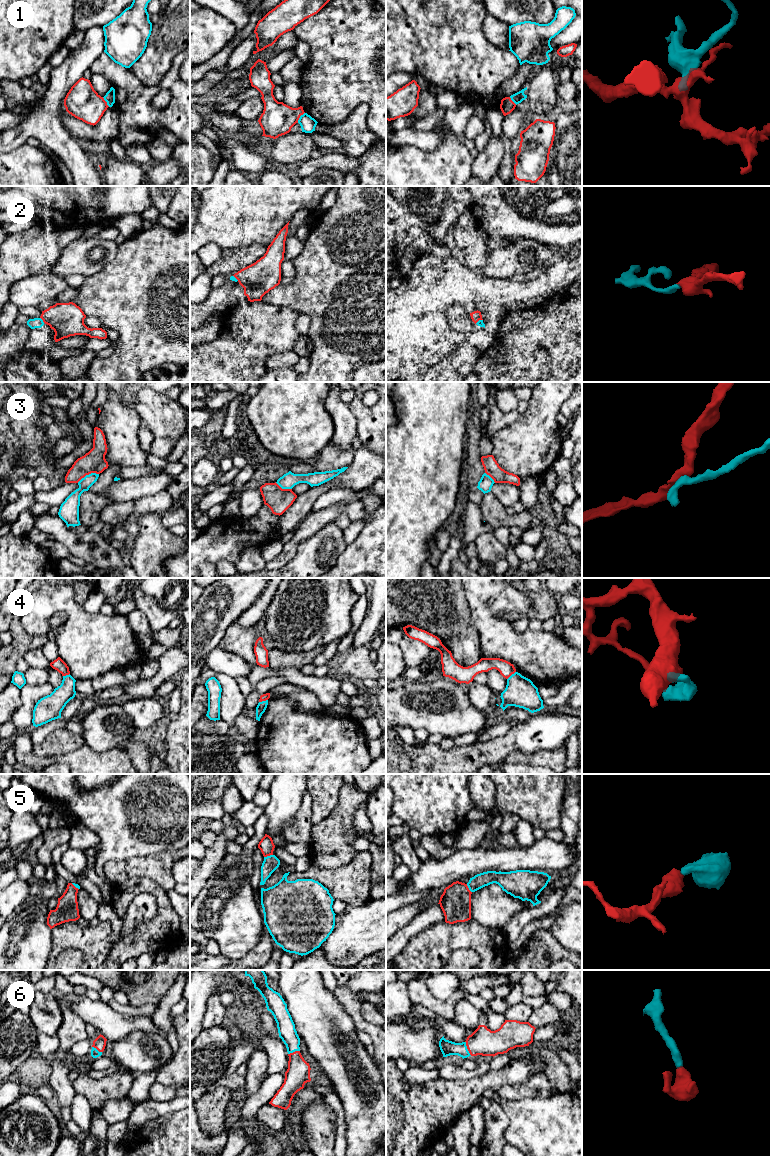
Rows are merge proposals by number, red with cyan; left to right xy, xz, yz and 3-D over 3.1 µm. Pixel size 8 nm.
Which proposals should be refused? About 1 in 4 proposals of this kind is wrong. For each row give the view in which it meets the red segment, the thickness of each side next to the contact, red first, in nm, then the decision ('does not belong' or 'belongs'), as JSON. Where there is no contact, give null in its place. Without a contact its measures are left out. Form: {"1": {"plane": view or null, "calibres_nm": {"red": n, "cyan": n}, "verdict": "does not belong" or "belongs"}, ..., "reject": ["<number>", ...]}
{"1": {"plane": "xz", "calibres_nm": {"red": 260, "cyan": 120}, "verdict": "does not belong"}, "2": {"plane": "xy", "calibres_nm": {"red": 280, "cyan": 80}, "verdict": "belongs"}, "3": {"plane": "xy", "calibres_nm": {"red": 180, "cyan": 110}, "verdict": "does not belong"}, "4": {"plane": "xz", "calibres_nm": {"red": 60, "cyan": 80}, "verdict": "does not belong"}, "5": {"plane": "xz", "calibres_nm": {"red": 120, "cyan": 120}, "verdict": "belongs"}, "6": {"plane": "yz", "calibres_nm": {"red": 220, "cyan": 120}, "verdict": "belongs"}, "reject": ["1", "3", "4"]}

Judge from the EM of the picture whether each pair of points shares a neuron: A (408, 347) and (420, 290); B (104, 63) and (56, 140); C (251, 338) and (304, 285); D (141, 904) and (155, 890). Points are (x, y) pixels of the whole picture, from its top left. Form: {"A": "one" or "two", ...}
{"A": "one", "B": "two", "C": "two", "D": "two"}

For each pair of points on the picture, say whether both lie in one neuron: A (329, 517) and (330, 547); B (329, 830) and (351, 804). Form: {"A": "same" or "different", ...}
{"A": "different", "B": "same"}

